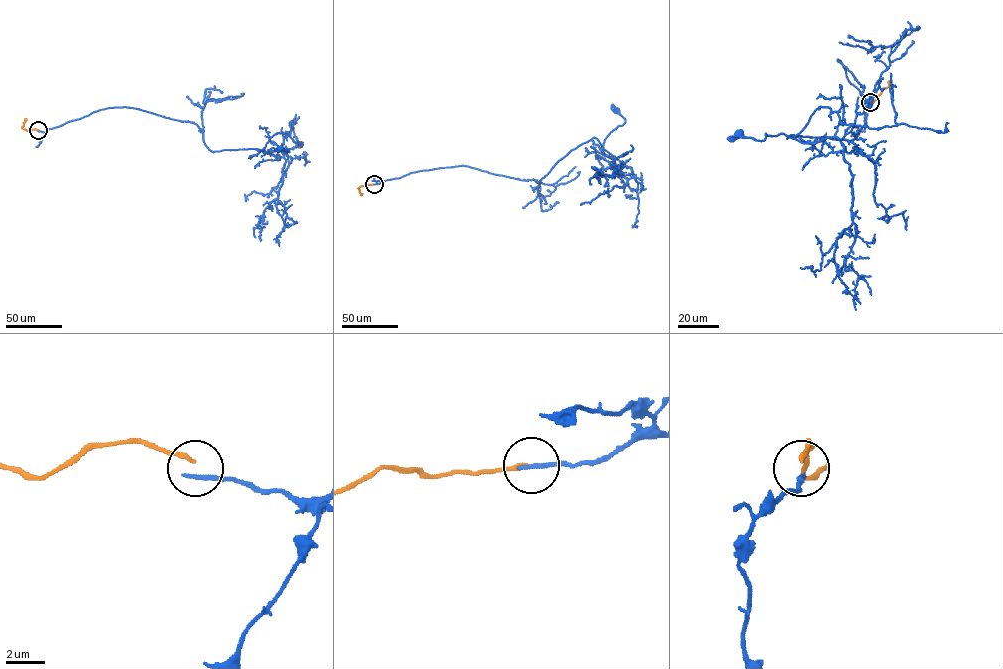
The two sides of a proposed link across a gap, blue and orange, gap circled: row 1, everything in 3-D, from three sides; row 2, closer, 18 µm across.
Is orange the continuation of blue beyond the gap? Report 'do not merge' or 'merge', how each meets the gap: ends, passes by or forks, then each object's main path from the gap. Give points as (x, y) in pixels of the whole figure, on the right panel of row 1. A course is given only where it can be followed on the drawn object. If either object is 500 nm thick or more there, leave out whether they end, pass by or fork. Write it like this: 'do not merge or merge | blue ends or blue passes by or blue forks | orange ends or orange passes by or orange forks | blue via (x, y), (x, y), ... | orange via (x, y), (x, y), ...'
do not merge | blue ends | orange ends | blue via (870, 103), (837, 60), (869, 102), (855, 137), (791, 135), (810, 143), (783, 133), (762, 140), (738, 134) | orange via (870, 102), (889, 85), (888, 81)

